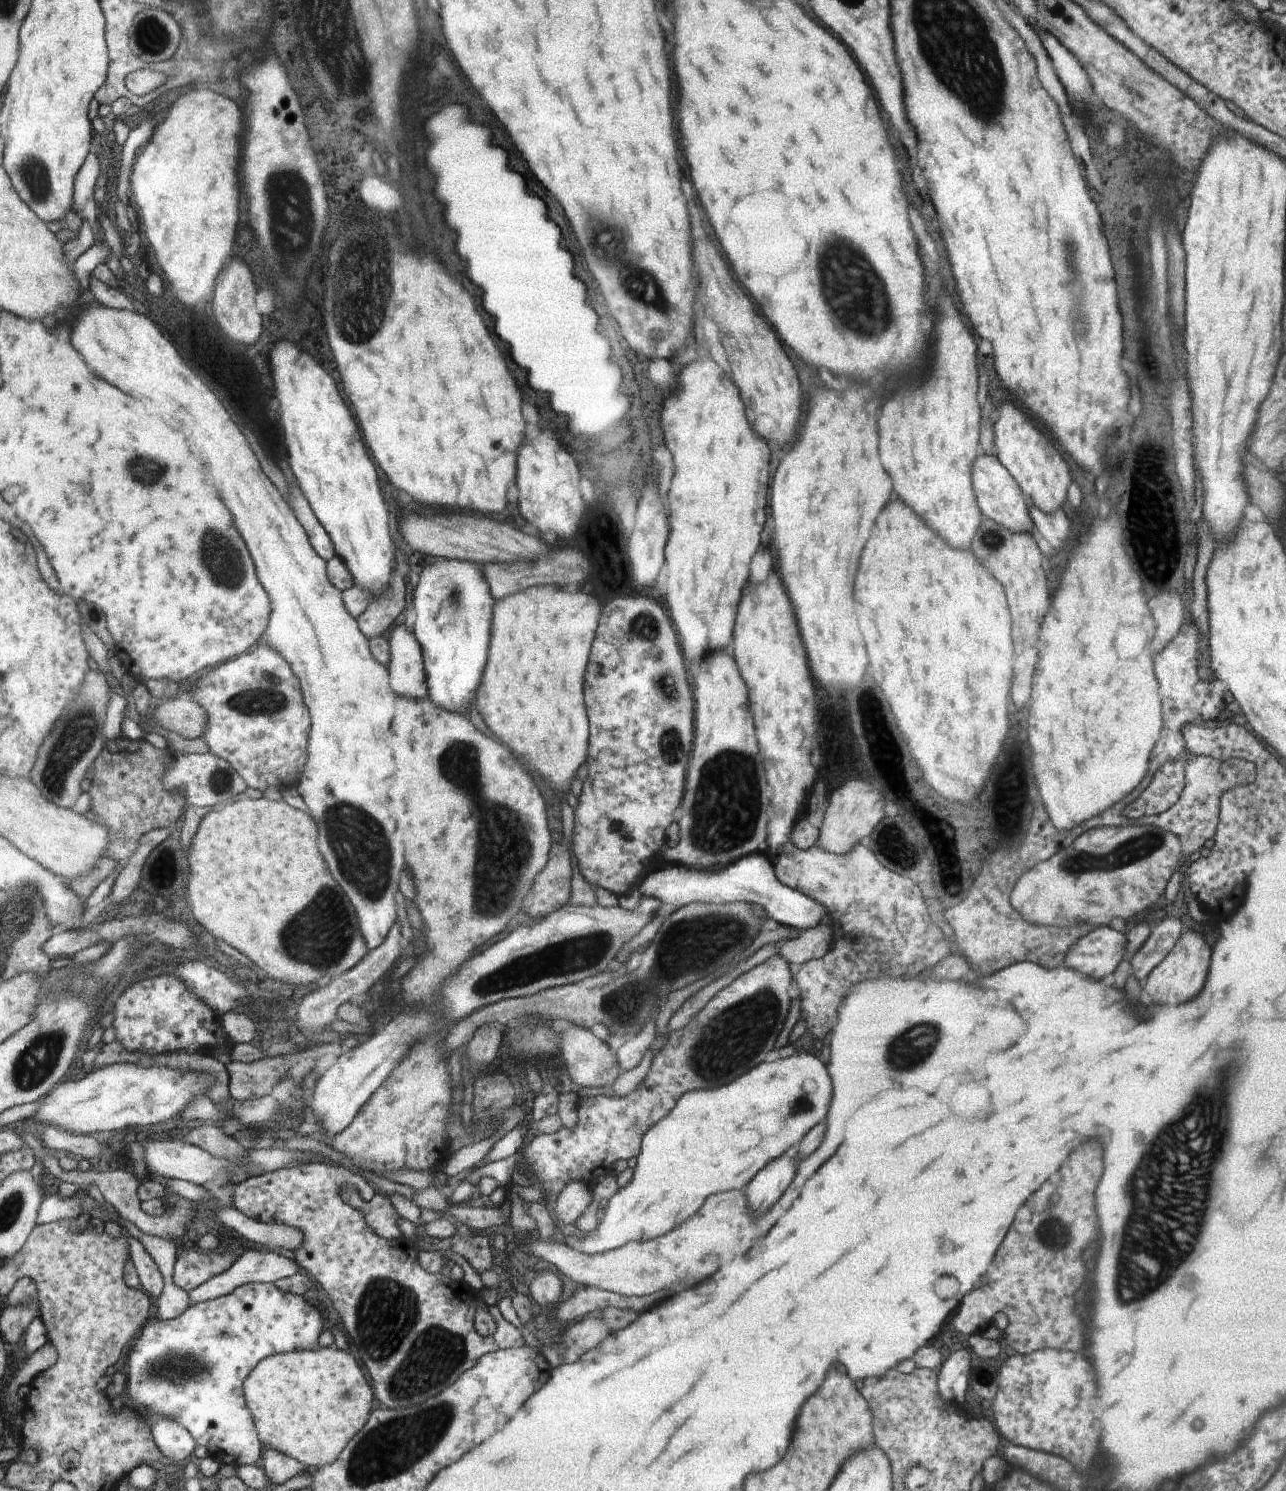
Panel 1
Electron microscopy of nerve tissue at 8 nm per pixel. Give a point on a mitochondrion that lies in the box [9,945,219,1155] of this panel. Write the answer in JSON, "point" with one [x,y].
{"point":[34,1066]}

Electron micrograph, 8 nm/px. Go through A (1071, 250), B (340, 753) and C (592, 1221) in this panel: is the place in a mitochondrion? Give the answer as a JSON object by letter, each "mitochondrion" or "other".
{"A":"mitochondrion","B":"other","C":"other"}

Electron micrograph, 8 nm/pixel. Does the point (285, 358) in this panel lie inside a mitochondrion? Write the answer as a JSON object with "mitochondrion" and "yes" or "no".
{"mitochondrion":"no"}

